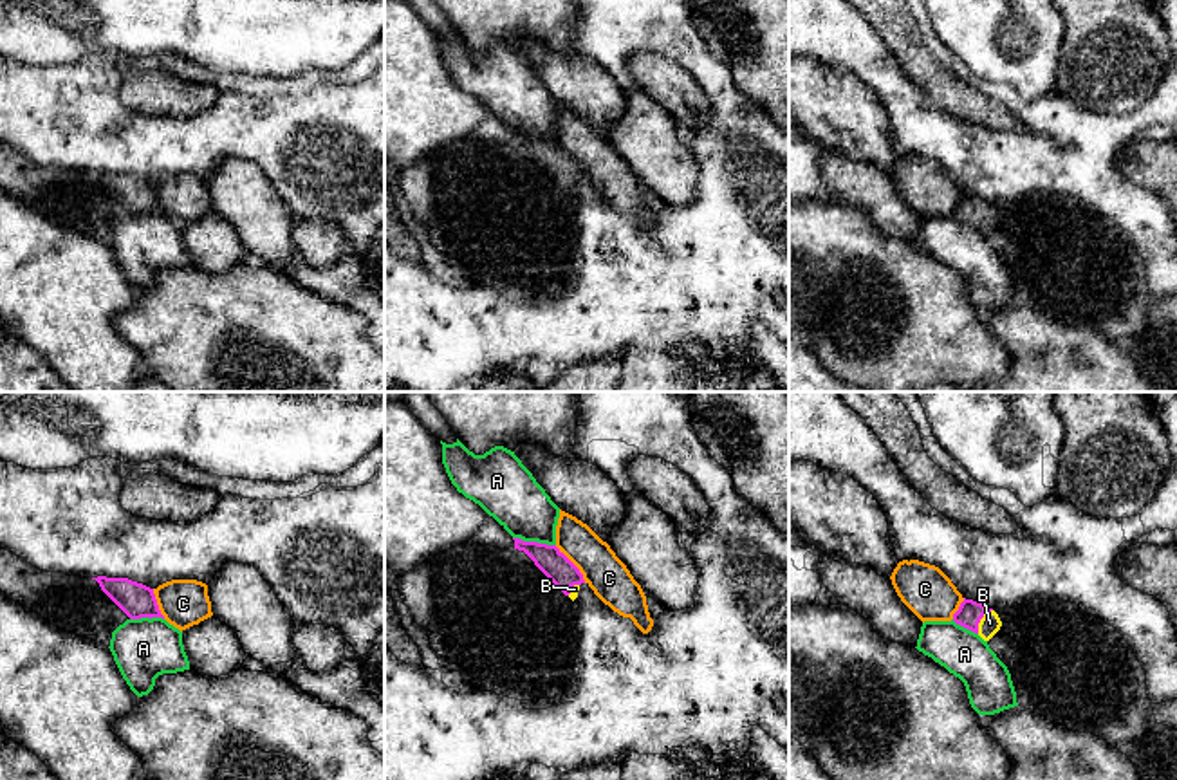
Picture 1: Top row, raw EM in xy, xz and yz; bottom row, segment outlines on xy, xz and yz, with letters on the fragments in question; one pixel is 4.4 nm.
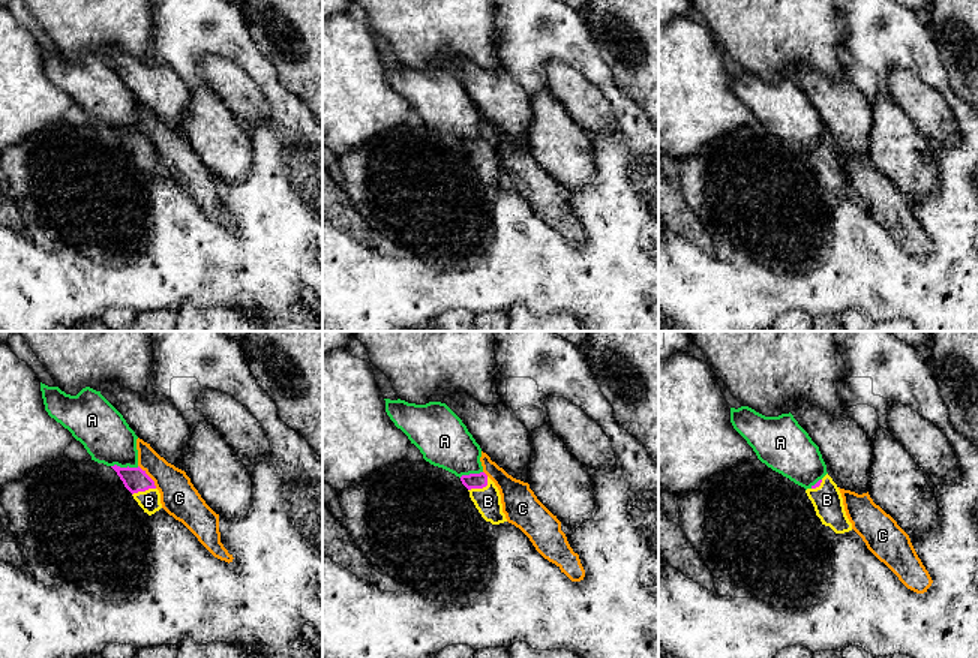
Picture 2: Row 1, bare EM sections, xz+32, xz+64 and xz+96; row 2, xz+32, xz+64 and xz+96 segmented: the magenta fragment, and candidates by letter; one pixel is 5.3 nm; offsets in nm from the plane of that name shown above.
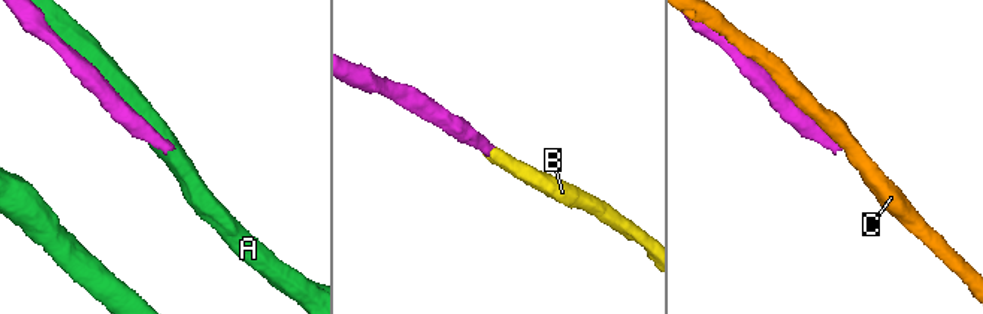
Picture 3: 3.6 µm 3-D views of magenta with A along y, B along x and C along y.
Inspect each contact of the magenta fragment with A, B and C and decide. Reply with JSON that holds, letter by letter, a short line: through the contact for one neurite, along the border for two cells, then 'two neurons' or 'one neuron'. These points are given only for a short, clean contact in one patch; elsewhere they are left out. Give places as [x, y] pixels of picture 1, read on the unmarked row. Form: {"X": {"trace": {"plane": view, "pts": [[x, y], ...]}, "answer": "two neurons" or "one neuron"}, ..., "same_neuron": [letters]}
{"A": {"answer": "two neurons"}, "B": {"trace": {"plane": "yz", "pts": [[970, 208], [981, 213], [990, 219]]}, "answer": "one neuron"}, "C": {"answer": "two neurons"}, "same_neuron": ["B"]}

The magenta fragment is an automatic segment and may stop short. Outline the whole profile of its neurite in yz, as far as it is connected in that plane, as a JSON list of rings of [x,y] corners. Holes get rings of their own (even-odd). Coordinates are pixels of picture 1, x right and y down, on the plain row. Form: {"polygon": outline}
{"polygon": [[[966,193],[953,209],[953,217],[978,229],[984,237],[989,237],[1002,222],[1002,217],[993,204]]]}

